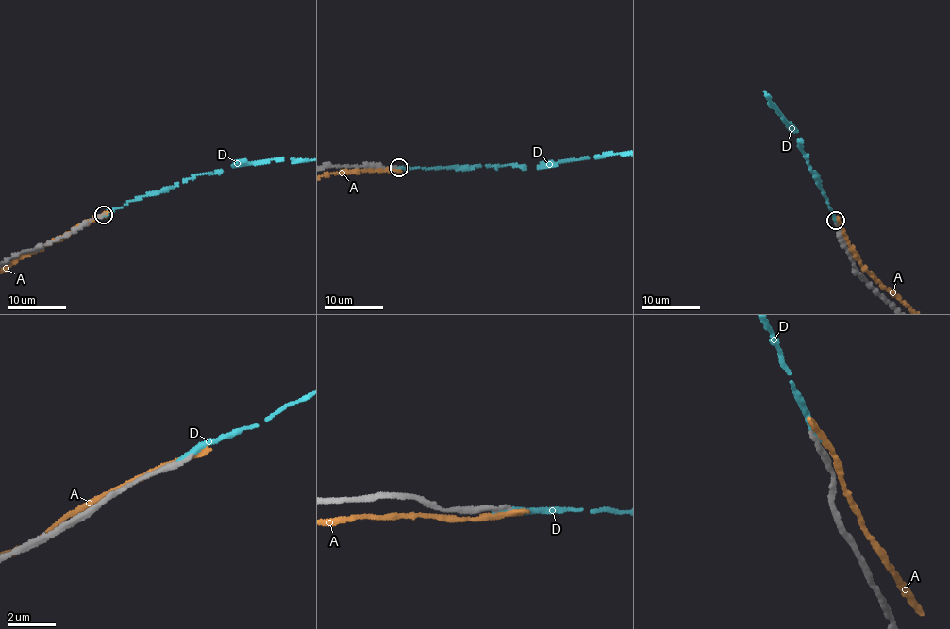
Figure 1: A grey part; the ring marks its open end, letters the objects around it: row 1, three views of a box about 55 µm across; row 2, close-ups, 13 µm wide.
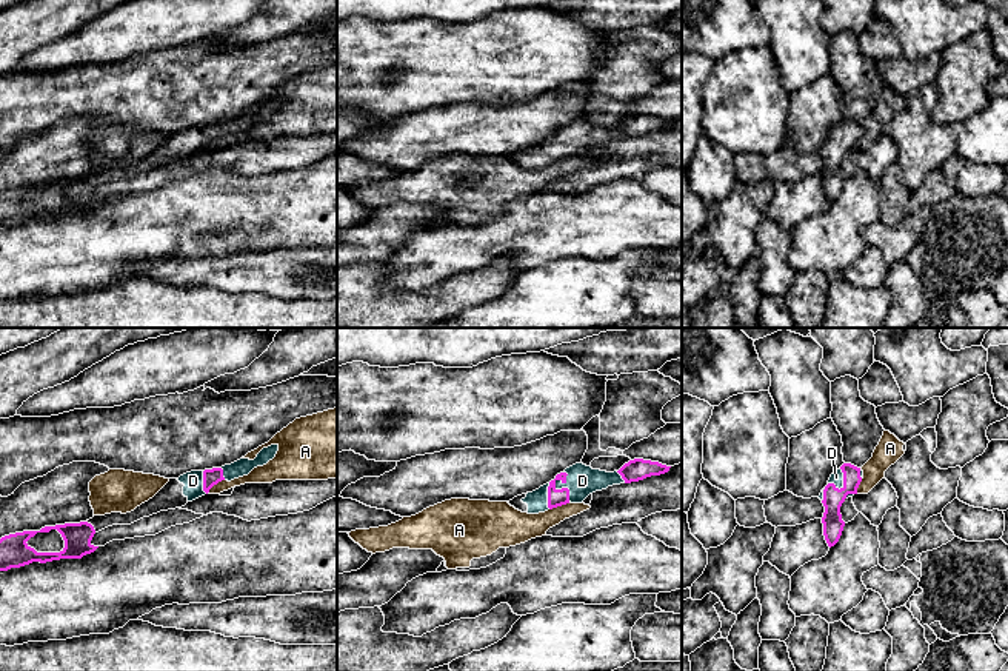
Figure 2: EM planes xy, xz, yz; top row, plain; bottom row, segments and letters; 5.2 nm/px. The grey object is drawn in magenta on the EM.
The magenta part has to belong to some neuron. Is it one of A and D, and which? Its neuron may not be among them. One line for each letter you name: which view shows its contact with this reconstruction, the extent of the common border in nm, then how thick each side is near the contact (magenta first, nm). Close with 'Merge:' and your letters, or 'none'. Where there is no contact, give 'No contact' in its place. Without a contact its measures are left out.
D: Touches magenta in xz. Shared border 160 nm. Thickness 100 nm (magenta) against 160 nm
Merge: D

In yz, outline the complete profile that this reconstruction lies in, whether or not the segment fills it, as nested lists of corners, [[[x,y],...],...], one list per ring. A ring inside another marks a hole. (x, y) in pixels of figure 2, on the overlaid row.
[[[843,463],[831,474],[828,485],[819,496],[825,506],[822,523],[823,536],[829,548],[839,542],[845,526],[840,514],[840,506],[848,497],[857,494],[857,488],[862,479],[863,471],[860,468],[851,463]]]

